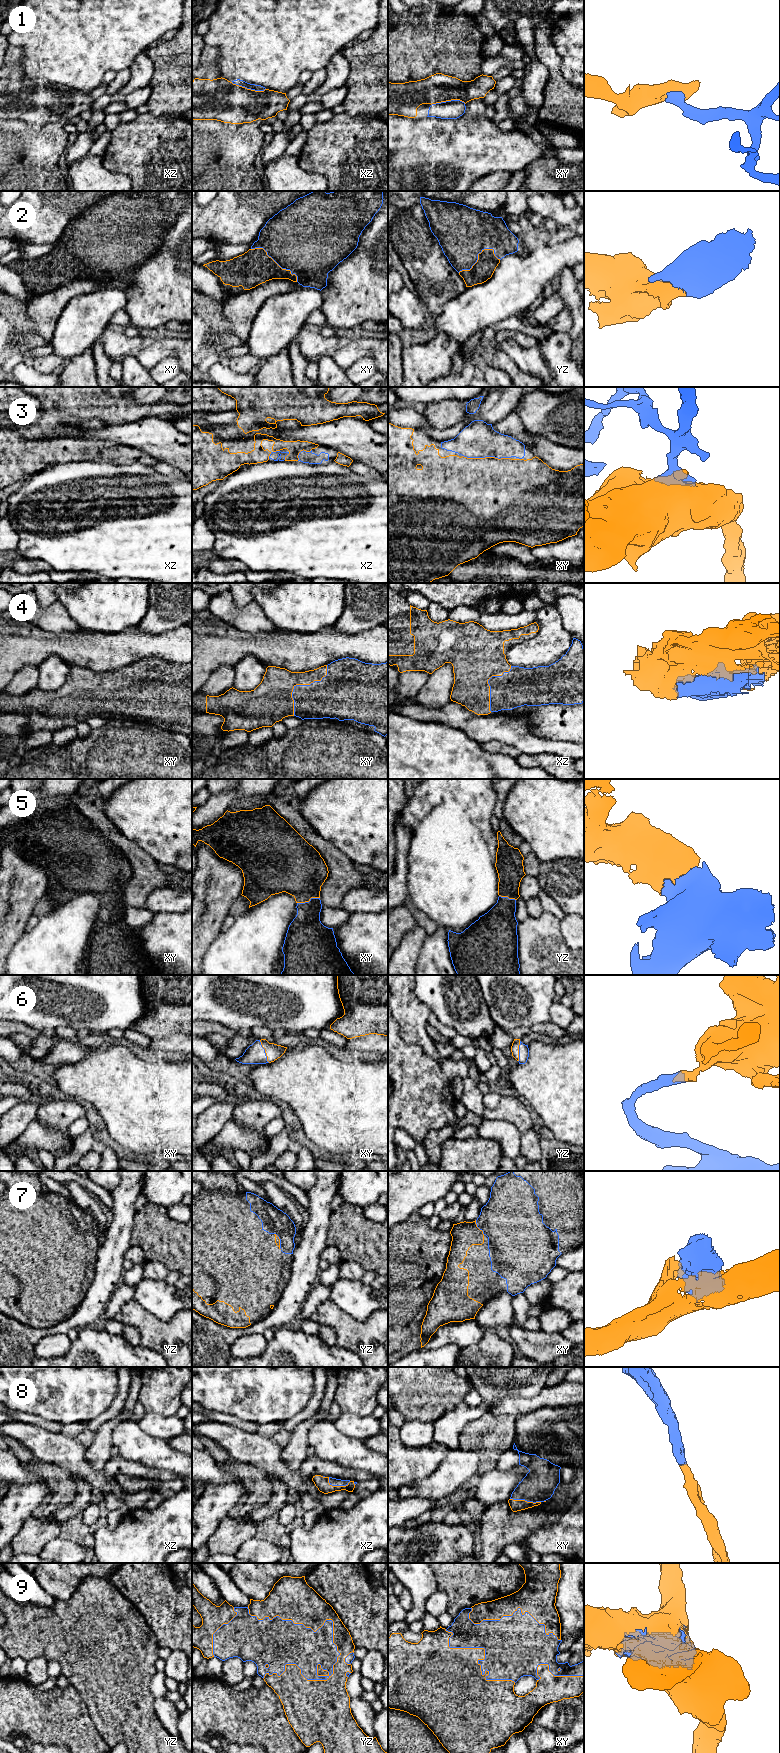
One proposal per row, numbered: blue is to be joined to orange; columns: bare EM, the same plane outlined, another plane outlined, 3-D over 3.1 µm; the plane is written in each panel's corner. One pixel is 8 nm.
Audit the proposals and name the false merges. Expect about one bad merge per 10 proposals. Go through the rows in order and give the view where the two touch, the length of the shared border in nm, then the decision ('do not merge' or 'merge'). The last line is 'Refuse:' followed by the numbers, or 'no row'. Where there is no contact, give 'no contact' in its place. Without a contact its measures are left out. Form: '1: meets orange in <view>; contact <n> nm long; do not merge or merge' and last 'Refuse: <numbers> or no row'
1: meets orange in xz; contact 280 nm long; merge
2: meets orange in xy; contact 460 nm long; merge
3: meets orange in xy; contact 400 nm long; merge
4: meets orange in xy; contact 500 nm long; merge
5: meets orange in xy; contact 190 nm long; merge
6: meets orange in xy; contact 200 nm long; merge
7: meets orange in xy; contact 140 nm long; merge
8: meets orange in xy; contact 260 nm long; merge
9: meets orange in yz; contact 850 nm long; merge
Refuse: no row

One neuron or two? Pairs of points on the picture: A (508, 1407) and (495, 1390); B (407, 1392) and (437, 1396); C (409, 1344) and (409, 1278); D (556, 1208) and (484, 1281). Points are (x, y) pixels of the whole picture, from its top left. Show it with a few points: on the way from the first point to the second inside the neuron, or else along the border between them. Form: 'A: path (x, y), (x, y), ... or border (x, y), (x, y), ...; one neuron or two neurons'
A: border (525, 1398), (503, 1397), (498, 1398), (494, 1402); two neurons
B: path (414, 1392), (430, 1392); one neuron
C: path (409, 1328), (409, 1294); one neuron
D: path (538, 1226), (501, 1263); one neuron

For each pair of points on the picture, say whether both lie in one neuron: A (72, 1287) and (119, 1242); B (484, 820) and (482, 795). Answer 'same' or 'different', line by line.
A: different
B: same

